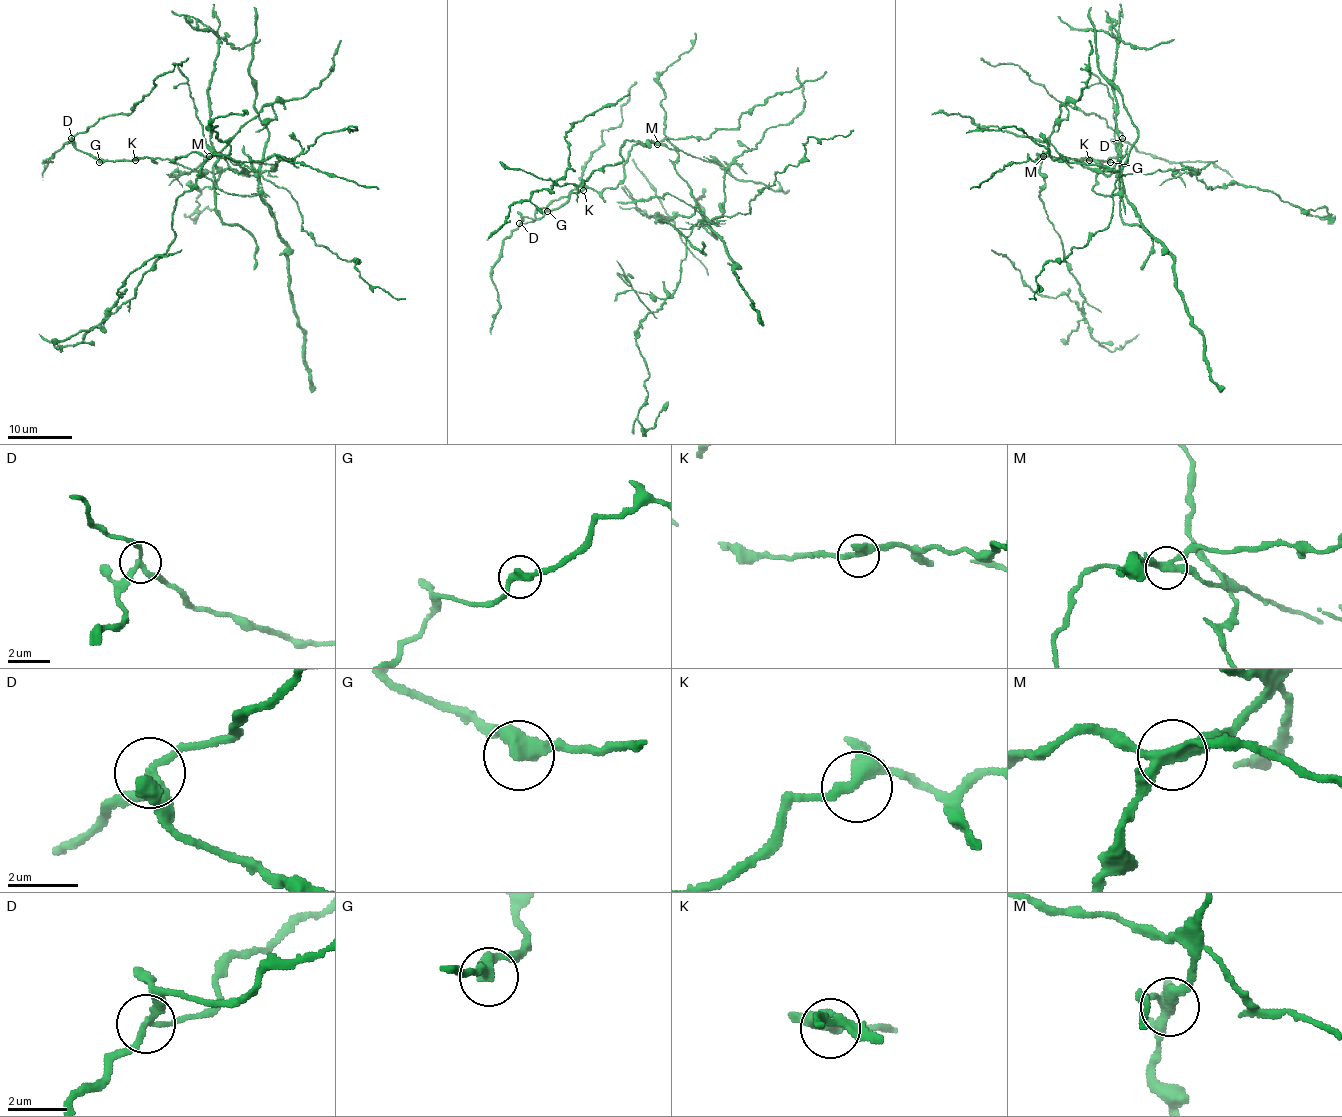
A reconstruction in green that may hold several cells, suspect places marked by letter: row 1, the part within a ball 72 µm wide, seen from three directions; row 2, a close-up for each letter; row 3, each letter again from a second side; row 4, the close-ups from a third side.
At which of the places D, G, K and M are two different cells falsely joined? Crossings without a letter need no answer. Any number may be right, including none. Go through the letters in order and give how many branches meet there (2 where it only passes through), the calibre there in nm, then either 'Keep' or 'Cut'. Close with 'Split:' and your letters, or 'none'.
D: Branches: 3. Thickness 200 nm. Cut
G: Branches: 2. Thickness 400 nm. Keep
K: Branches: 3. Thickness 280 nm. Keep
M: Branches: 4. Thickness 300 nm. Cut
Split: D, M

